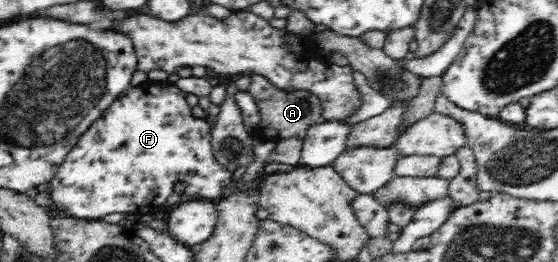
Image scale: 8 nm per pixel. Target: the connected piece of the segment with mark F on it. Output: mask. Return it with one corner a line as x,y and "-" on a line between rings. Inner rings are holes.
168,80
145,81
137,87
130,87
118,100
114,100
102,118
98,118
84,132
77,146
70,150
54,178
48,183
48,193
57,208
72,217
89,221
102,219
115,212
139,216
155,214
167,202
168,196
173,192
172,184
177,180
186,182
187,195
200,196
215,203
222,198
220,194
233,179
233,171
222,166
214,157
211,143
212,123
192,117
186,95
187,93

